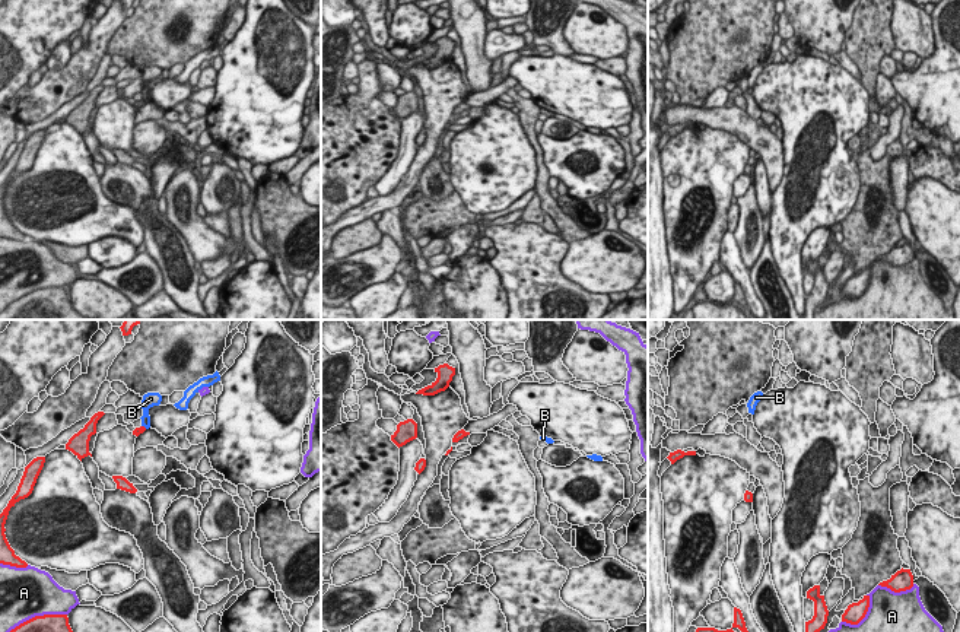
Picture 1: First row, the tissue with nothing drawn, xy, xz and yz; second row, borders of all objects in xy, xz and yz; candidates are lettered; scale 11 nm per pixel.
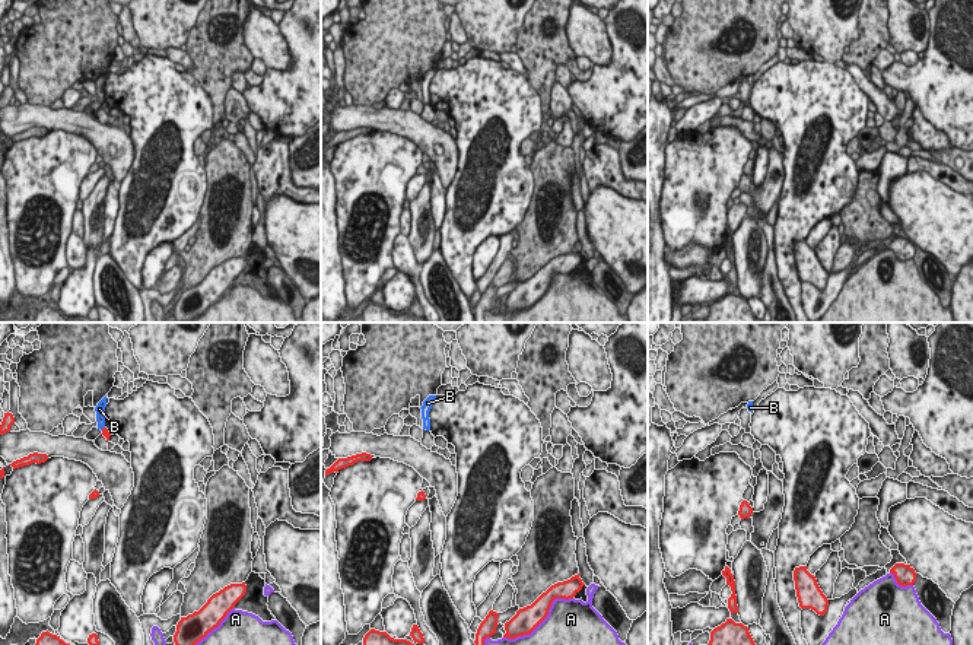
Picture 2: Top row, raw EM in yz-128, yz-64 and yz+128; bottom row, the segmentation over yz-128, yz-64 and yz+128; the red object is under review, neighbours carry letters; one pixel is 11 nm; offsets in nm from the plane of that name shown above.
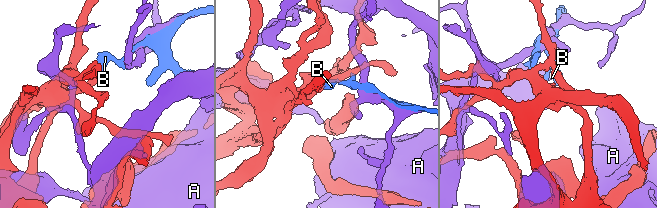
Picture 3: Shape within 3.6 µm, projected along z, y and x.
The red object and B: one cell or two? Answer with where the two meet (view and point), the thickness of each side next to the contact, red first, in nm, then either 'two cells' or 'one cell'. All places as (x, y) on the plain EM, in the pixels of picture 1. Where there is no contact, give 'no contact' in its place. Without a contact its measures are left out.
meets red in xy at (143, 99); 90 nm thick on the red side, 120 nm on the other; two cells

